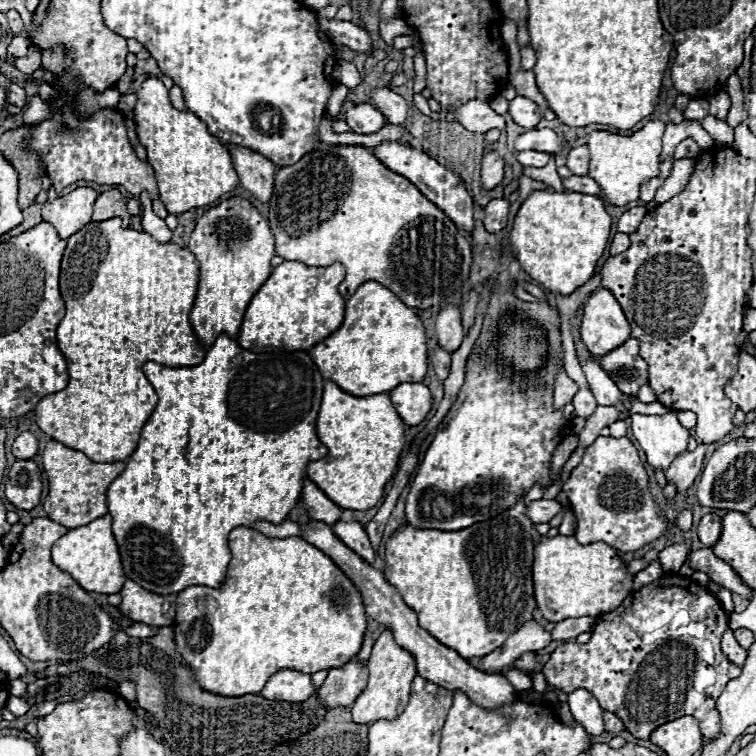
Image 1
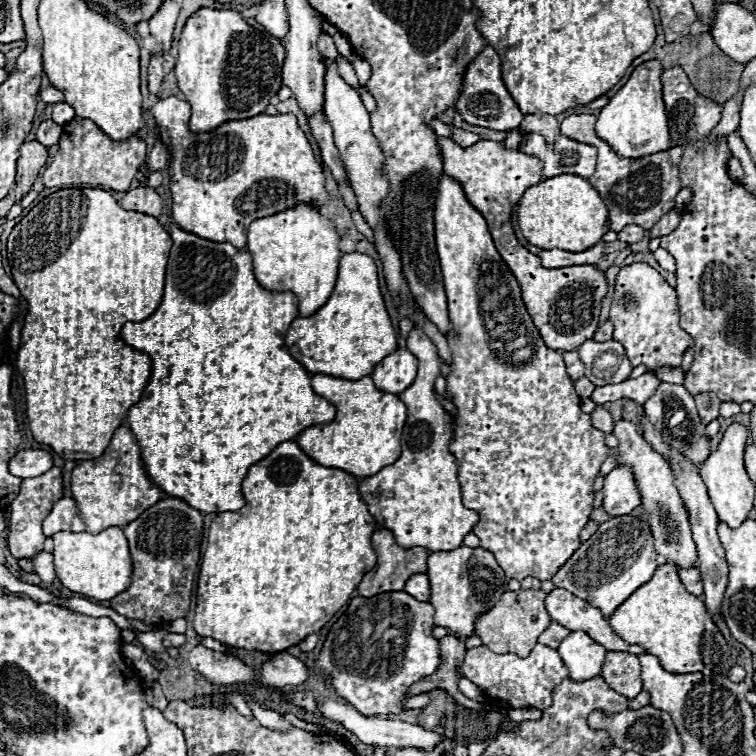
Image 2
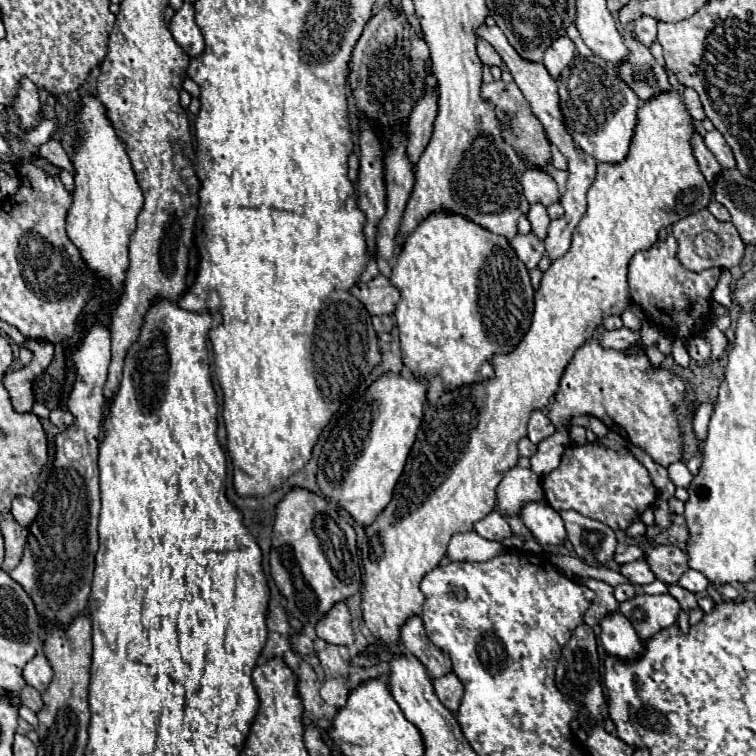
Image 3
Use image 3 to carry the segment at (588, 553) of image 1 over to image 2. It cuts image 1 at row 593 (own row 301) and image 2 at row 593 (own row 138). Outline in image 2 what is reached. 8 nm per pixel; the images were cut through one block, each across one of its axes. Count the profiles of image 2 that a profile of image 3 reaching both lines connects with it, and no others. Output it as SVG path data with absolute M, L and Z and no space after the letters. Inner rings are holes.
M674 564L658 566L652 580L632 592L632 596L628 596L628 600L624 600L624 604L612 612L608 624L628 644L644 646L648 654L660 658L660 664L666 670L676 674L728 674L730 666L734 664L730 646L722 632L712 622L704 602L684 588Z

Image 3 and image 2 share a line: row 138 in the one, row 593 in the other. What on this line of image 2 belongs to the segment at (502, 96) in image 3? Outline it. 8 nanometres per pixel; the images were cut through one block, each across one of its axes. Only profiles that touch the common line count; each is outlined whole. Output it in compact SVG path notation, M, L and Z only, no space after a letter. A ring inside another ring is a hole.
M542 590L504 592L502 600L478 618L476 636L480 636L482 644L486 644L492 652L498 652L498 654L512 652L512 654L518 654L520 658L528 656L536 646L536 638L548 628L548 624L552 624L544 602L546 596L548 594Z

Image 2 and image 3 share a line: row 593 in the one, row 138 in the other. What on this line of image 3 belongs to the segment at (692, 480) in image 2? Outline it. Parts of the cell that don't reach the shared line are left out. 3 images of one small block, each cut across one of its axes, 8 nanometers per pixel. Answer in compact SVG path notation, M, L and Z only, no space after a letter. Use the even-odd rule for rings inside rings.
M718 130L706 132L704 142L706 142L708 150L716 156L716 160L718 160L724 168L734 168L734 166L736 166L736 160L734 160L734 156L732 156L732 150L730 150L730 146L726 144L724 136L722 136Z

